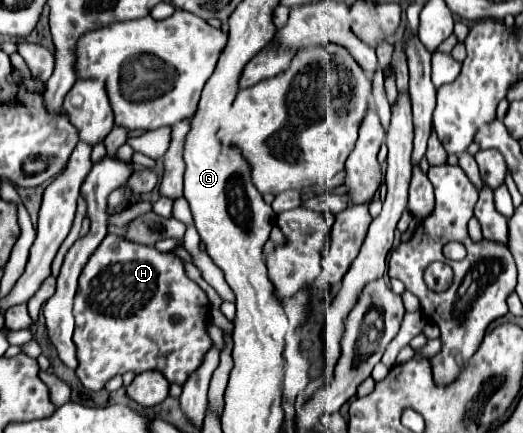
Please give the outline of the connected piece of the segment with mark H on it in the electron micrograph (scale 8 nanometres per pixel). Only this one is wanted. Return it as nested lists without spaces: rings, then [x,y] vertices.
[[[113,233],[103,239],[79,275],[73,315],[73,343],[77,347],[79,361],[75,375],[89,391],[101,391],[105,383],[117,373],[143,373],[149,369],[161,371],[169,383],[183,383],[183,379],[187,379],[187,375],[199,367],[203,351],[211,347],[211,339],[205,331],[209,323],[209,299],[201,287],[185,275],[181,259],[173,253],[159,253],[155,247],[141,245]]]

